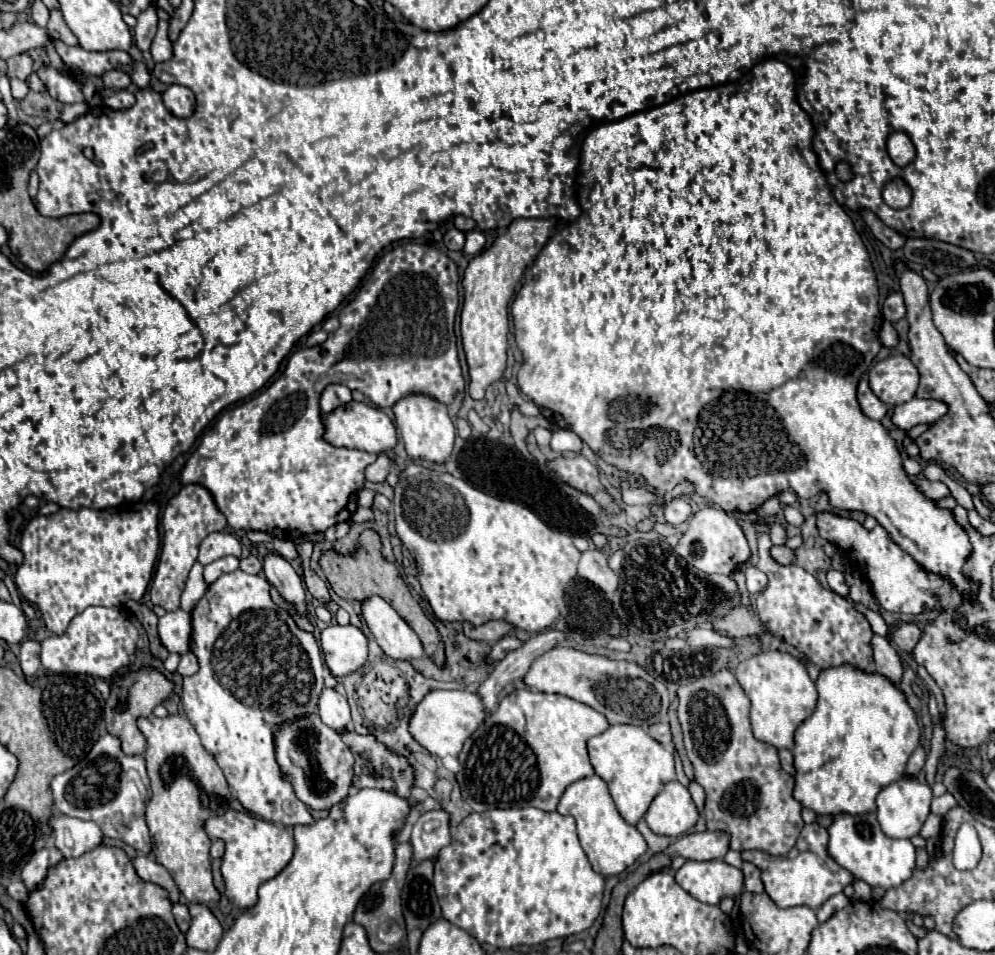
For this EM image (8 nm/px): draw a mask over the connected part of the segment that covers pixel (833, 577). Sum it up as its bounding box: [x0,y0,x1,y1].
[827,570,849,598]

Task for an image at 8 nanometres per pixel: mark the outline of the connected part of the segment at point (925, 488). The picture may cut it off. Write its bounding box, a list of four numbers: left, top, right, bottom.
[915,478,951,500]

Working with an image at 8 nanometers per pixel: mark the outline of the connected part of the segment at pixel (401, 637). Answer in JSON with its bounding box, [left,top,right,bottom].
[361,596,425,662]

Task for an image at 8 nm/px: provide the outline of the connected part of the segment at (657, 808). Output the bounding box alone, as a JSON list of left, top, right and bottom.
[645,780,699,838]

